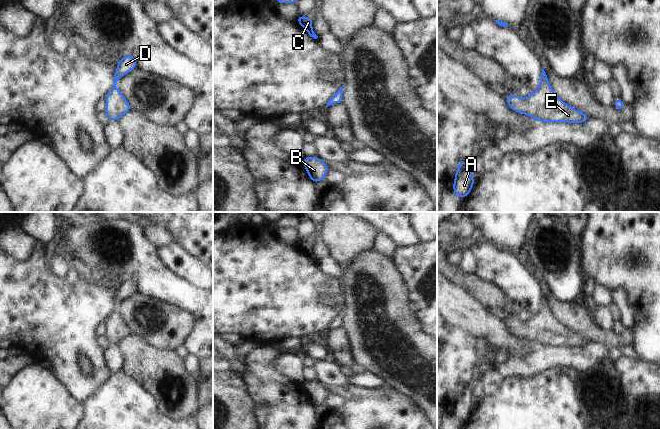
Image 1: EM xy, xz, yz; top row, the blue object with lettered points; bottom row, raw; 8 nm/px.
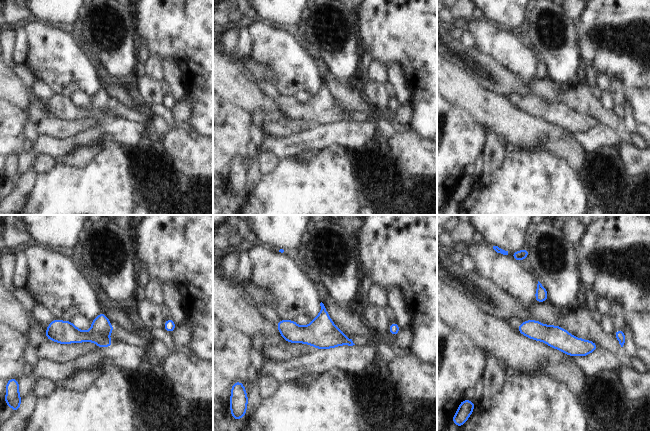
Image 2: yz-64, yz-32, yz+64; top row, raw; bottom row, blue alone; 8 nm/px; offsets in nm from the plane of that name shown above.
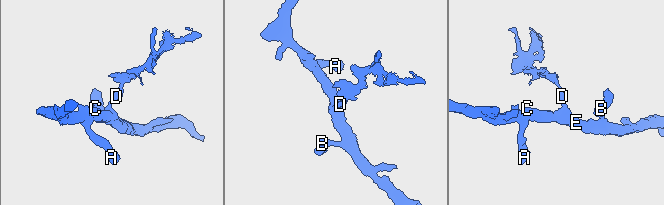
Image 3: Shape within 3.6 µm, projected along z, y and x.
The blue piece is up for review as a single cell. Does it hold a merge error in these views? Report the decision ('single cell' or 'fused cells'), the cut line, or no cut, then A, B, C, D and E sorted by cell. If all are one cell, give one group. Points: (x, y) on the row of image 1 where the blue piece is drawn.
single cell; cut none; groups A B C D E

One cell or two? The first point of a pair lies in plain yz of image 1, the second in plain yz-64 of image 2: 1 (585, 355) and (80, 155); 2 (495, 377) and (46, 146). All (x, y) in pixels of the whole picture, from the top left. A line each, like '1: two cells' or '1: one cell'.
1: two cells
2: two cells

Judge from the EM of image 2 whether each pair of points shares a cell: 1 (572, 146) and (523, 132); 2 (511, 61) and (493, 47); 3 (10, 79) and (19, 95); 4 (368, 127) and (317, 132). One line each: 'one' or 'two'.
1: one
2: one
3: one
4: one

